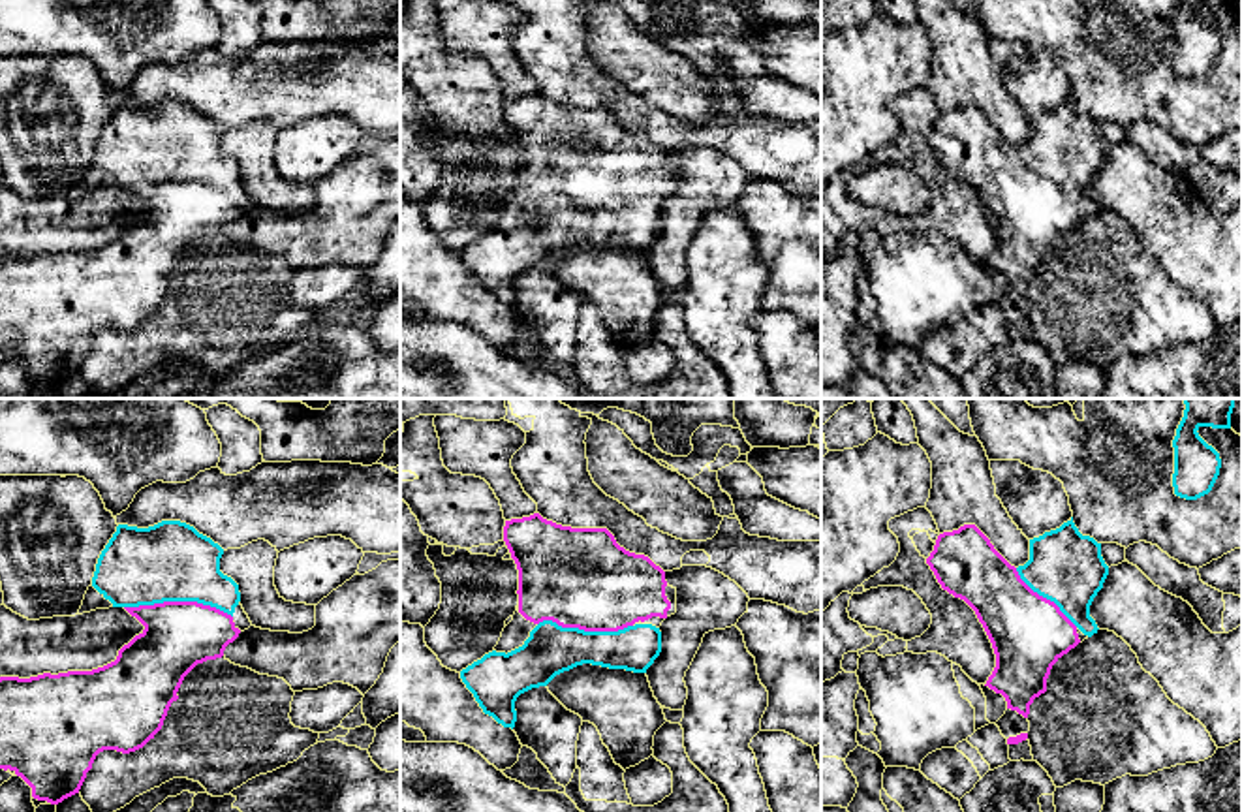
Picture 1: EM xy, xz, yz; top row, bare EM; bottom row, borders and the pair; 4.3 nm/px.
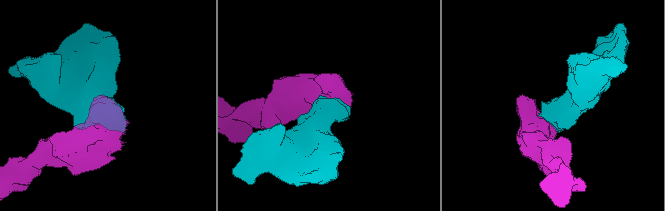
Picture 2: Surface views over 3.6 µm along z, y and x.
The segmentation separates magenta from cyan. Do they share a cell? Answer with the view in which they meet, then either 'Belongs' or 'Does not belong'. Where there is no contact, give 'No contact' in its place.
Touches magenta in xy. Belongs

